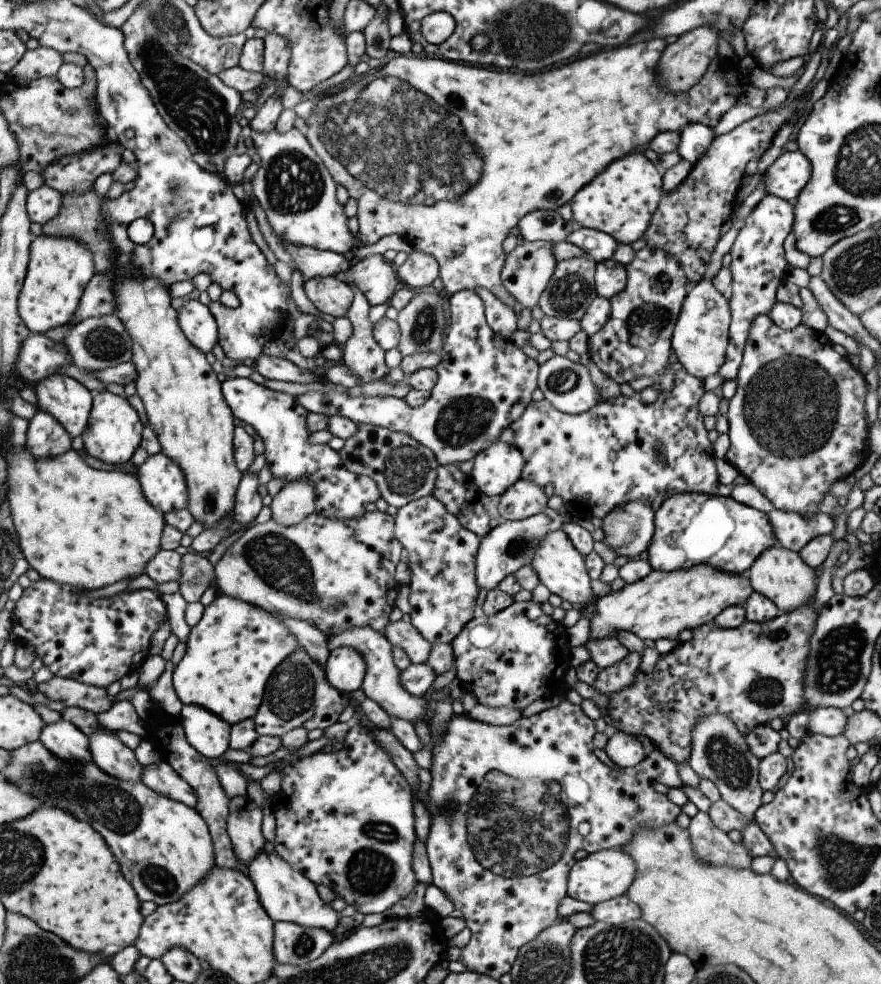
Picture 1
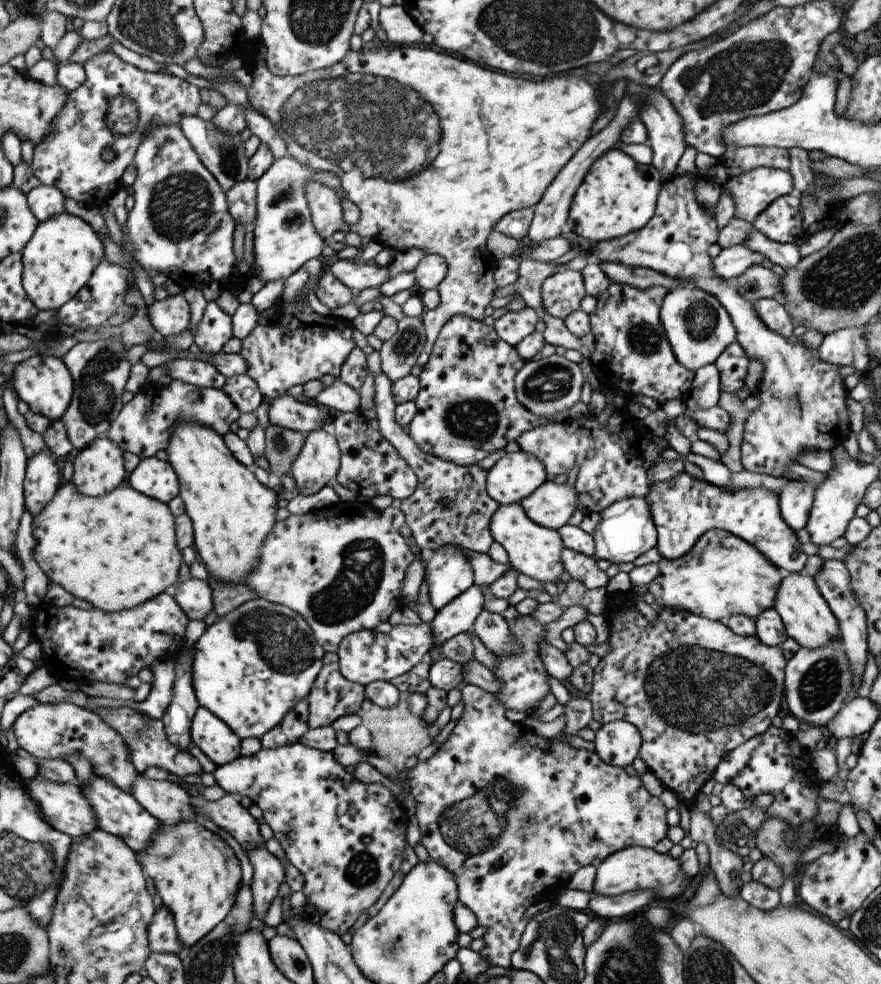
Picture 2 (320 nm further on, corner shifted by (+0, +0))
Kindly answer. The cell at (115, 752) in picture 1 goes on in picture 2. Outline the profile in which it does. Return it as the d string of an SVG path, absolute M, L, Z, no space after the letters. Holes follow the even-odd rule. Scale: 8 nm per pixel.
M140 774L133 796L163 825L197 820L190 795L178 783L151 780Z

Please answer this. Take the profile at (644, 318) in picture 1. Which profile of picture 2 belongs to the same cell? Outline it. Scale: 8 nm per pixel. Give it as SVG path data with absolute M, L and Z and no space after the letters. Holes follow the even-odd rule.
M610 282L596 296L595 310L589 315L594 338L589 361L602 388L613 395L621 395L627 400L639 395L649 396L660 406L667 400L681 399L681 394L689 392L694 373L674 359L658 317L667 291L657 286L638 289Z

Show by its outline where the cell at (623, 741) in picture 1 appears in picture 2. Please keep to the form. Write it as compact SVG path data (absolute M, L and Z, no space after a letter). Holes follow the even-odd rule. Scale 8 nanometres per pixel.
M620 720L601 725L592 742L595 754L605 764L623 769L638 756L641 739L637 728Z

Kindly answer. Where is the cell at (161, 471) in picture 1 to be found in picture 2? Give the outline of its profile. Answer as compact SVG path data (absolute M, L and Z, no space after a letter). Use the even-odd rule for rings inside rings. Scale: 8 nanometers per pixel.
M156 457L142 459L139 466L127 478L127 484L146 494L148 497L168 502L180 492L176 471L168 461Z

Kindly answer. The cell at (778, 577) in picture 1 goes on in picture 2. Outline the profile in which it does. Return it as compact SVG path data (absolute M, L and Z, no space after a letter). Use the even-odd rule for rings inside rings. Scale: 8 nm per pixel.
M784 572L774 596L773 608L782 620L786 636L795 640L800 647L809 650L820 649L832 639L840 638L837 619L809 575L801 572L788 574Z

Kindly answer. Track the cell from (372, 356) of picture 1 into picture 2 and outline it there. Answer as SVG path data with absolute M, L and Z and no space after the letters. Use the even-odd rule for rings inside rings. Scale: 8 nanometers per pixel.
M383 374L374 376L374 406L380 435L399 453L409 465L417 479L411 496L400 500L400 511L404 524L409 527L417 547L425 554L437 550L443 545L454 545L478 553L487 553L491 542L489 521L497 503L486 491L486 470L478 465L459 466L441 460L421 449L413 439L403 432L394 419L397 406L391 394L392 382Z

